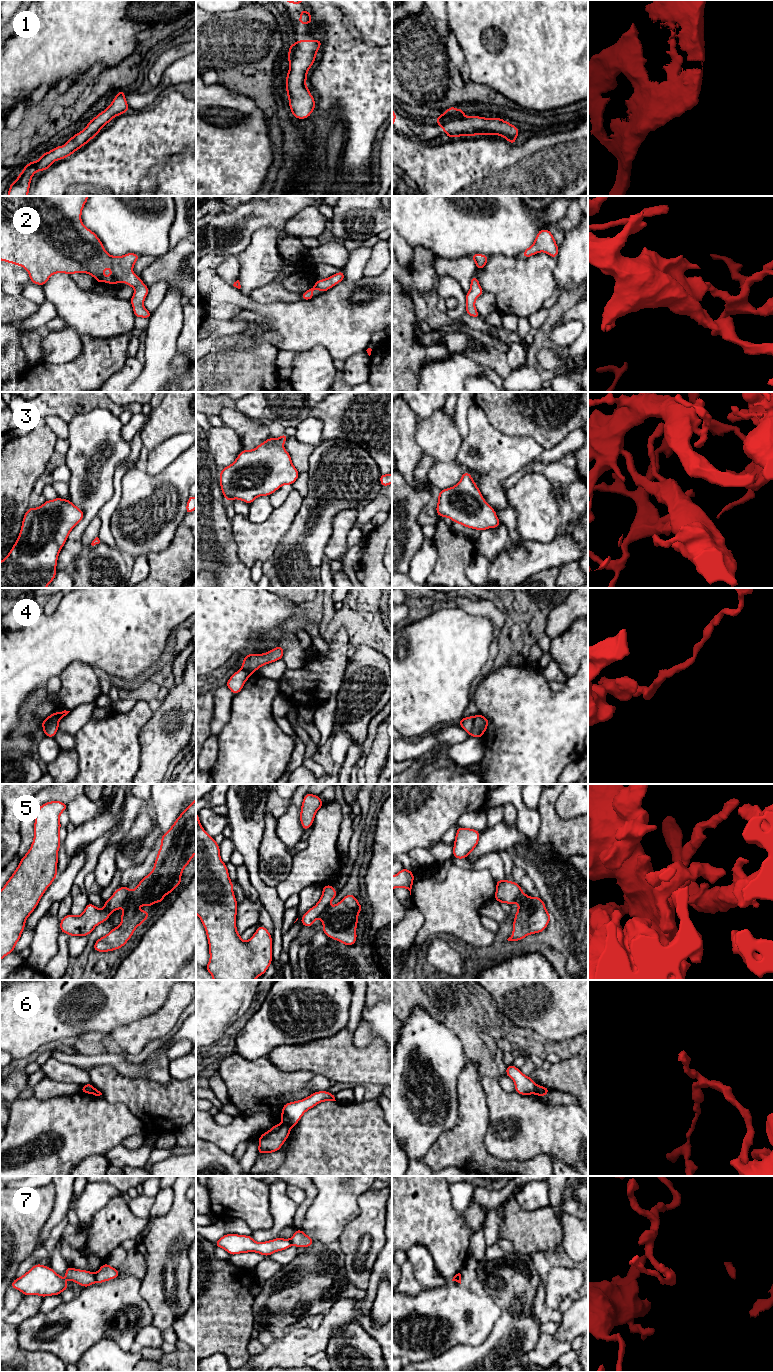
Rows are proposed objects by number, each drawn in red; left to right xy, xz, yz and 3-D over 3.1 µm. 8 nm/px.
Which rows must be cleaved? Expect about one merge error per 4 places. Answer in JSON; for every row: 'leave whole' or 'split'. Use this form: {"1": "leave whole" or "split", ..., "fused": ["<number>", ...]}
{"1": "leave whole", "2": "leave whole", "3": "leave whole", "4": "split", "5": "leave whole", "6": "split", "7": "split", "fused": ["4", "6", "7"]}

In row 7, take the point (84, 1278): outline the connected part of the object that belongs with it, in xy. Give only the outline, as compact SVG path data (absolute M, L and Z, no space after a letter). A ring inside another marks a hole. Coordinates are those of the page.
M69 1266L66 1269L65 1277L68 1280L78 1283L84 1288L96 1283L95 1273L86 1270L75 1269Z

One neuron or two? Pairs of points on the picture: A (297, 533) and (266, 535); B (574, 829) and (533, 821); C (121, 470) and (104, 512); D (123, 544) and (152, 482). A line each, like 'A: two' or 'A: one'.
A: two
B: two
C: one
D: one

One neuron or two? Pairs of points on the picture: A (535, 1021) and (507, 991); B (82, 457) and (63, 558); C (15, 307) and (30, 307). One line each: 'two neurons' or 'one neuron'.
A: one neuron
B: one neuron
C: one neuron

